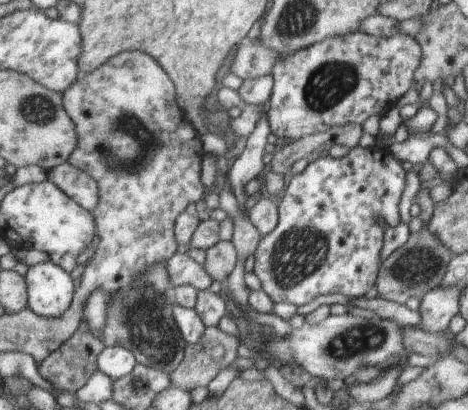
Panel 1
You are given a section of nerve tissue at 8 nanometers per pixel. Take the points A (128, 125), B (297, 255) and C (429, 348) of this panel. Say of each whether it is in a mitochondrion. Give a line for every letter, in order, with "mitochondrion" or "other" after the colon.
A: mitochondrion
B: mitochondrion
C: other

